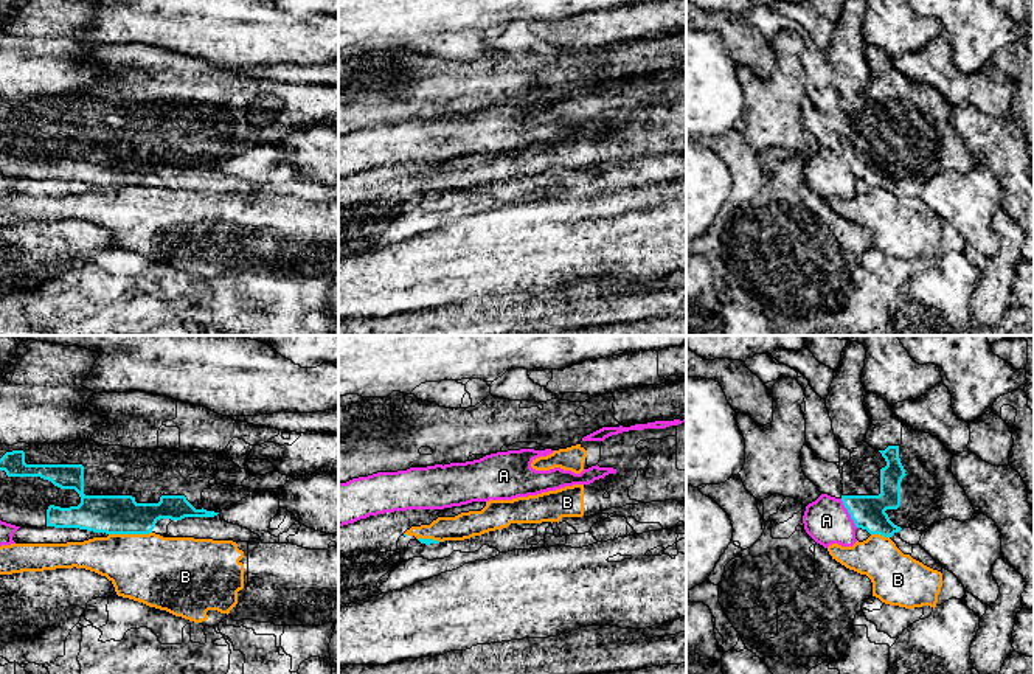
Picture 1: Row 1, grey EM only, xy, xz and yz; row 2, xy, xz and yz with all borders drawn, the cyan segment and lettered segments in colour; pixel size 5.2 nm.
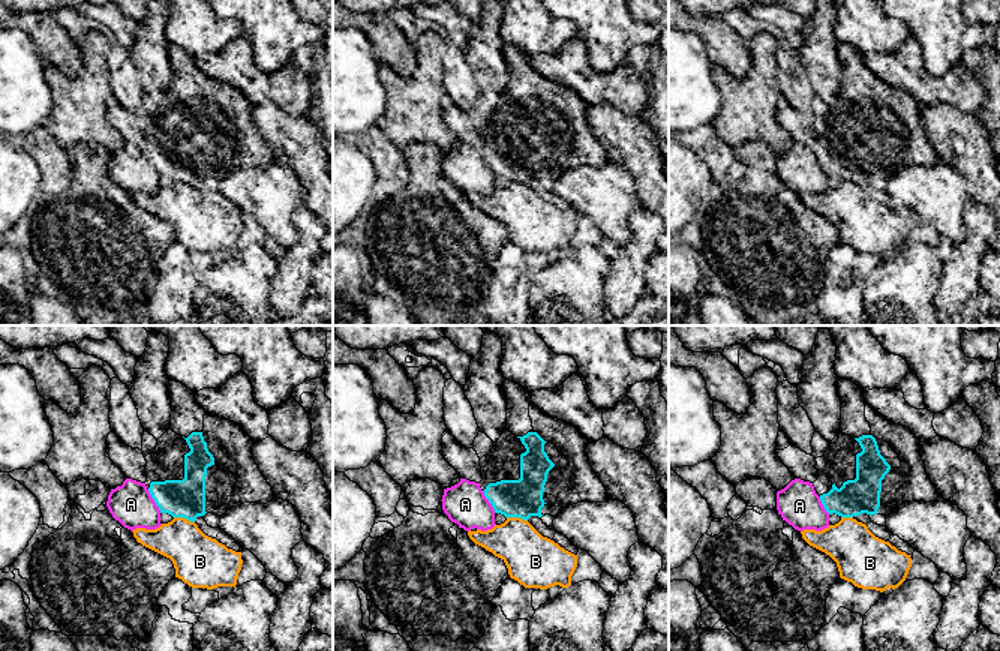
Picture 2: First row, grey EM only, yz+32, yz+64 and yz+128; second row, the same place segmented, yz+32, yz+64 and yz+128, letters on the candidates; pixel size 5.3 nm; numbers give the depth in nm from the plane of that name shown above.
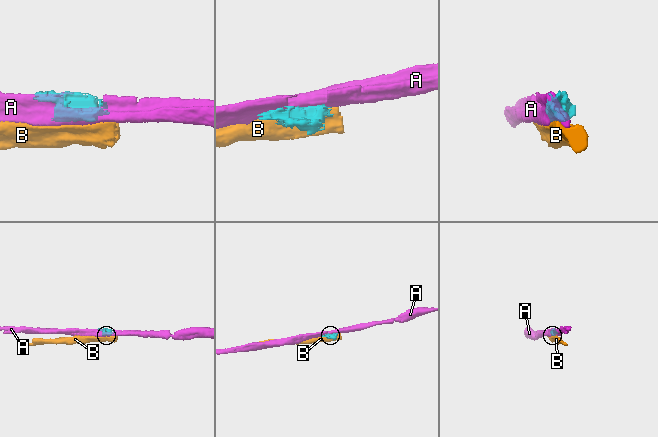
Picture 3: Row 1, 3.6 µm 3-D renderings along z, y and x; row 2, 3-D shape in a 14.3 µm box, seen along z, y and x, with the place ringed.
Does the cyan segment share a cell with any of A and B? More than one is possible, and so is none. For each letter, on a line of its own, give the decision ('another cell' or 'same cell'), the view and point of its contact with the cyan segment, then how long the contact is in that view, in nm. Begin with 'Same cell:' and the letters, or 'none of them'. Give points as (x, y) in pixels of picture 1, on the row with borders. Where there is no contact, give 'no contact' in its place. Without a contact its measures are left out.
Same cell: none of them
A: another cell; meets cyan in yz at (848, 511); contact 180 nm long
B: another cell; meets cyan in xy at (129, 533); contact 220 nm long

